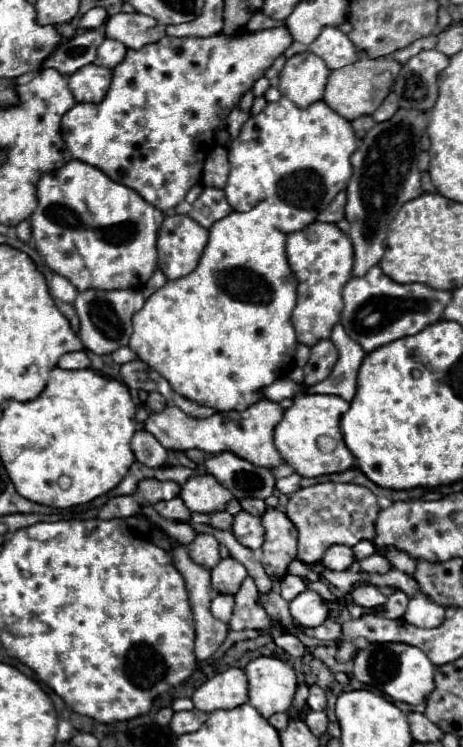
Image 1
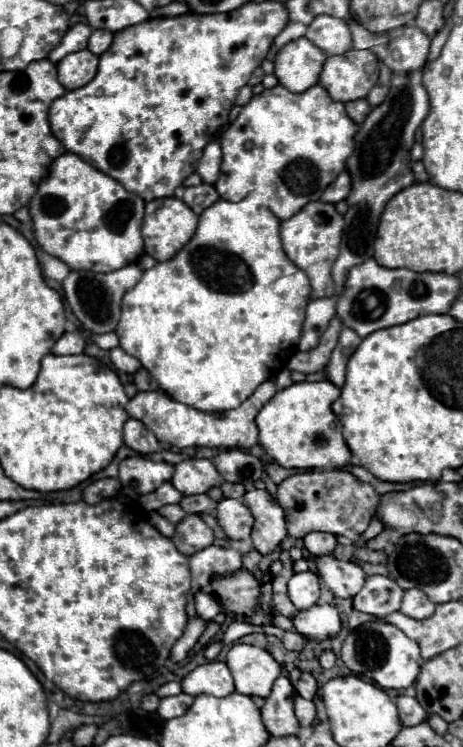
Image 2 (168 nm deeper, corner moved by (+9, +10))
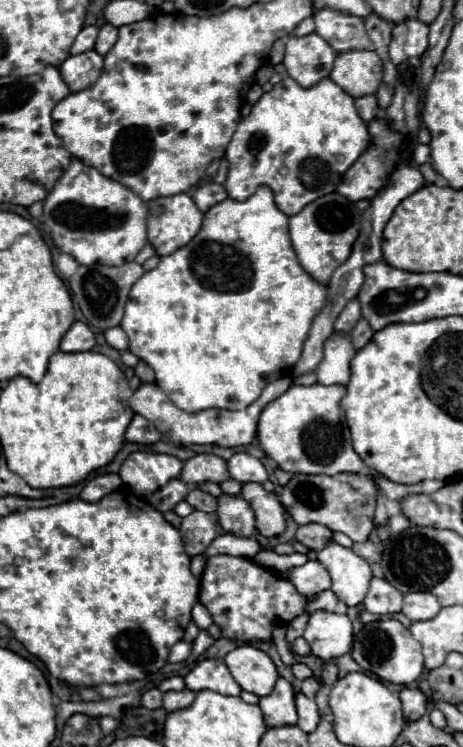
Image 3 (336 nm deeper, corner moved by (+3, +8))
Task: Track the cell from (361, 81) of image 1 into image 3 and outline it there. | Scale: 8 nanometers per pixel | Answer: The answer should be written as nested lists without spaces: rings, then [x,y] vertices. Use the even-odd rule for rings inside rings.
[[[370,50],[340,52],[330,78],[352,98],[374,94],[382,82],[382,60]]]

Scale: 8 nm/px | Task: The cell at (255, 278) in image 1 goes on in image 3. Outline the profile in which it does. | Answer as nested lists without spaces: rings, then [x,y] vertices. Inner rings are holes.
[[[260,186],[248,200],[238,202],[232,200],[230,196],[222,202],[218,202],[216,206],[212,206],[206,214],[204,214],[204,224],[200,228],[200,232],[180,250],[176,250],[174,254],[168,256],[160,256],[160,262],[154,270],[144,272],[144,276],[132,286],[130,290],[130,298],[126,302],[126,312],[124,318],[120,322],[122,330],[128,334],[130,340],[130,352],[136,354],[140,360],[144,360],[154,372],[156,372],[156,384],[166,392],[166,396],[184,412],[198,412],[198,410],[206,410],[206,408],[226,408],[226,410],[244,410],[248,408],[264,390],[266,384],[290,374],[290,370],[294,368],[294,364],[300,358],[300,350],[302,350],[302,342],[306,340],[306,334],[312,326],[314,316],[324,308],[326,304],[326,284],[320,284],[318,280],[314,280],[298,262],[296,252],[292,248],[290,242],[290,234],[288,234],[288,216],[282,214],[282,210],[278,210],[276,202],[274,202],[274,194],[268,186]]]

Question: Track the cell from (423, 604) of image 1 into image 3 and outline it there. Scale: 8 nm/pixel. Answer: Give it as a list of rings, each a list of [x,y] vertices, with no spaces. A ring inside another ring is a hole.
[[[408,592],[404,596],[402,612],[412,620],[430,620],[440,612],[440,602],[430,592]]]

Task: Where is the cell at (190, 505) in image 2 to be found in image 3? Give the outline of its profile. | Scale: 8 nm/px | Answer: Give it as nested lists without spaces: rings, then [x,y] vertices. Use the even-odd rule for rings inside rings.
[[[200,488],[190,490],[188,496],[186,496],[186,502],[188,502],[192,508],[196,508],[196,510],[210,512],[210,514],[216,512],[216,498],[210,496],[210,494],[206,494],[206,492],[202,492]]]

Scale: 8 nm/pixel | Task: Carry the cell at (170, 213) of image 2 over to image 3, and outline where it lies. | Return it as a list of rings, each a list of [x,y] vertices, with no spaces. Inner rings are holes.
[[[186,192],[154,198],[148,202],[148,210],[148,242],[156,248],[158,256],[186,246],[200,230],[204,218]]]

